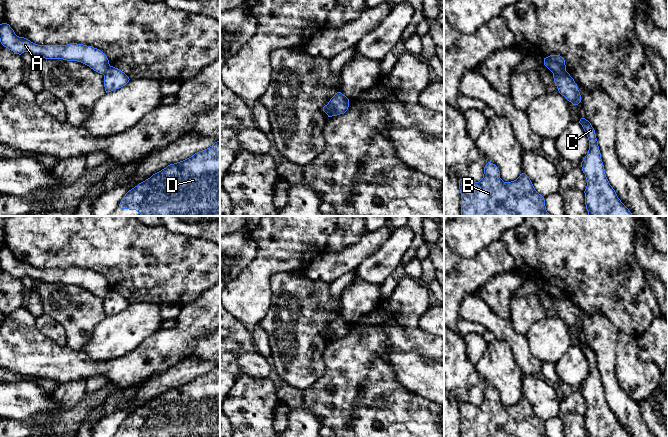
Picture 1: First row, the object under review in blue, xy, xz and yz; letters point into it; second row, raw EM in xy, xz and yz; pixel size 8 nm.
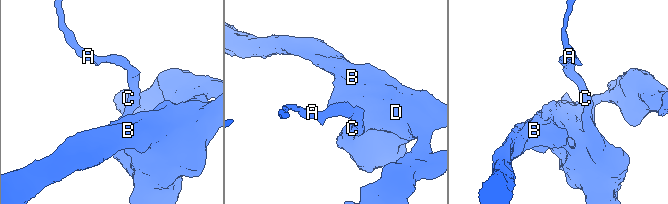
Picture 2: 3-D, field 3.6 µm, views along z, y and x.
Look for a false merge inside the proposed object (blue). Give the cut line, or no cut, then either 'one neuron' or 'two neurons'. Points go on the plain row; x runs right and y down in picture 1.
cut in yz along (565, 294), (552, 296); two neurons

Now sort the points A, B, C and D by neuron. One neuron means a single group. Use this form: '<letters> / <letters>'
A / B C D

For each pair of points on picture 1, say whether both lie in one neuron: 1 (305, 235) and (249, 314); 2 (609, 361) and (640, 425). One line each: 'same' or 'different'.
1: same
2: same

